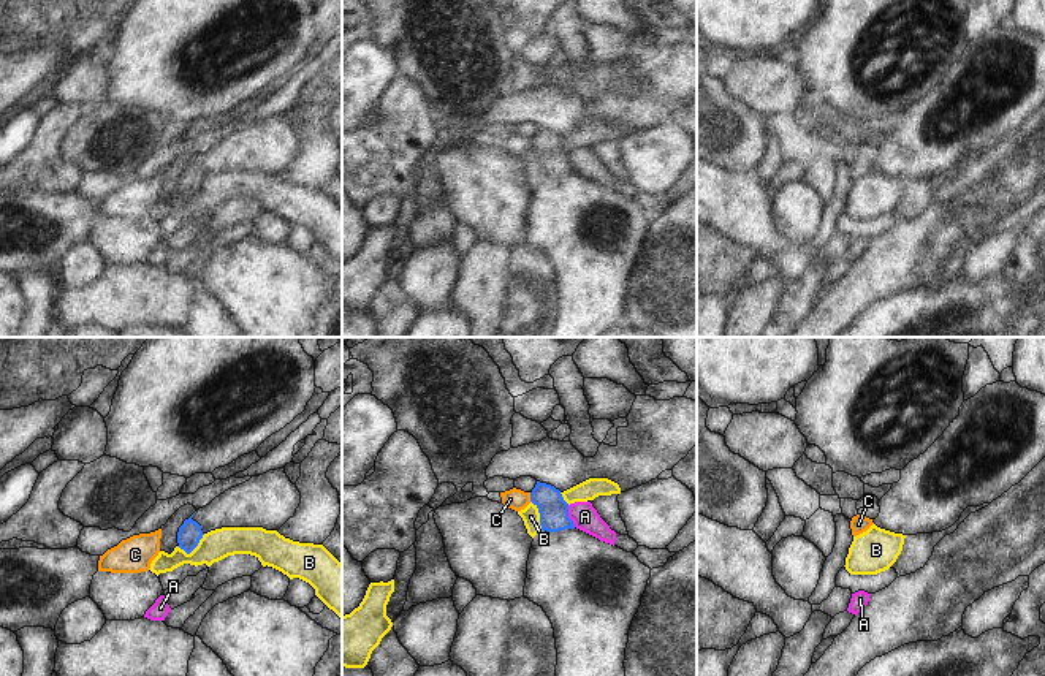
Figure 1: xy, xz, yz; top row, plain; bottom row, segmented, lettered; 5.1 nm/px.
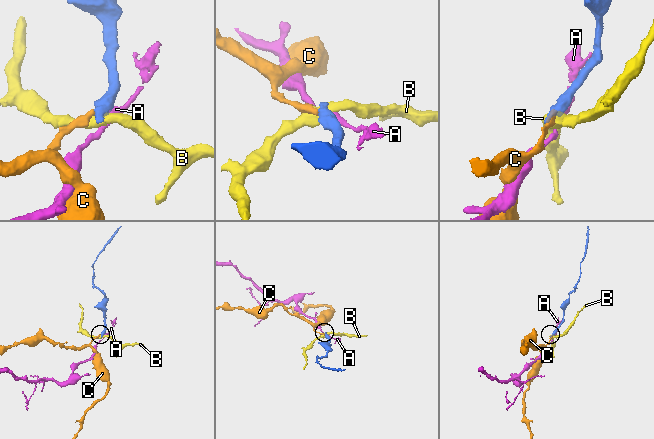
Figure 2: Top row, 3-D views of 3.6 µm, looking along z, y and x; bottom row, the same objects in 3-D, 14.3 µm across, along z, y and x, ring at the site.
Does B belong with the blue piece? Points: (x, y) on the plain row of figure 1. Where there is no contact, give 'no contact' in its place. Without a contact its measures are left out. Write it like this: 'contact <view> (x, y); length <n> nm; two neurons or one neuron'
contact xy (192, 195); length 160 nm; two neurons

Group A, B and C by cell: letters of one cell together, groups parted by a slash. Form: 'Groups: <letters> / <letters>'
Groups: A / B / C

